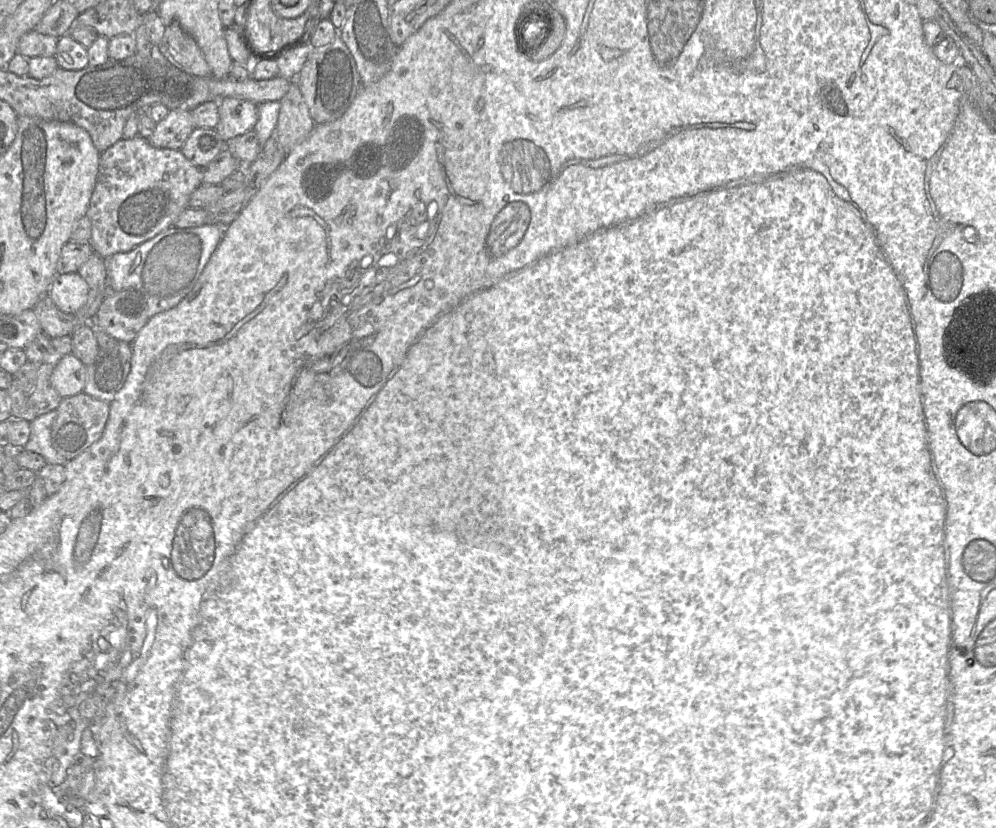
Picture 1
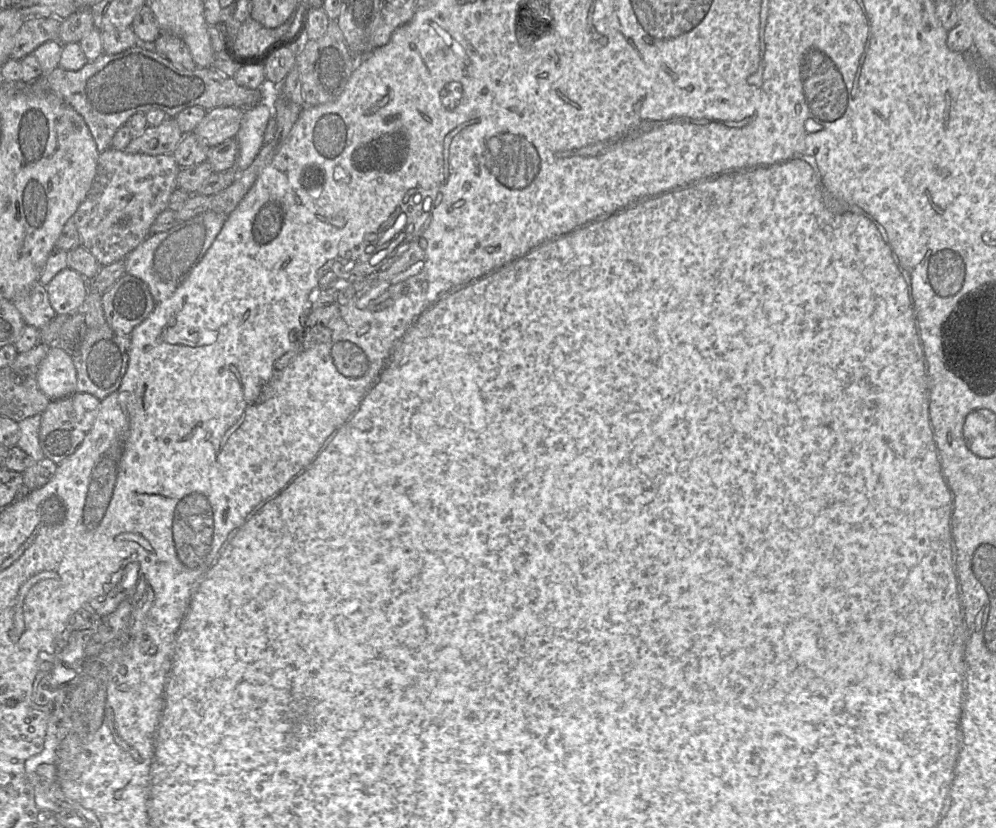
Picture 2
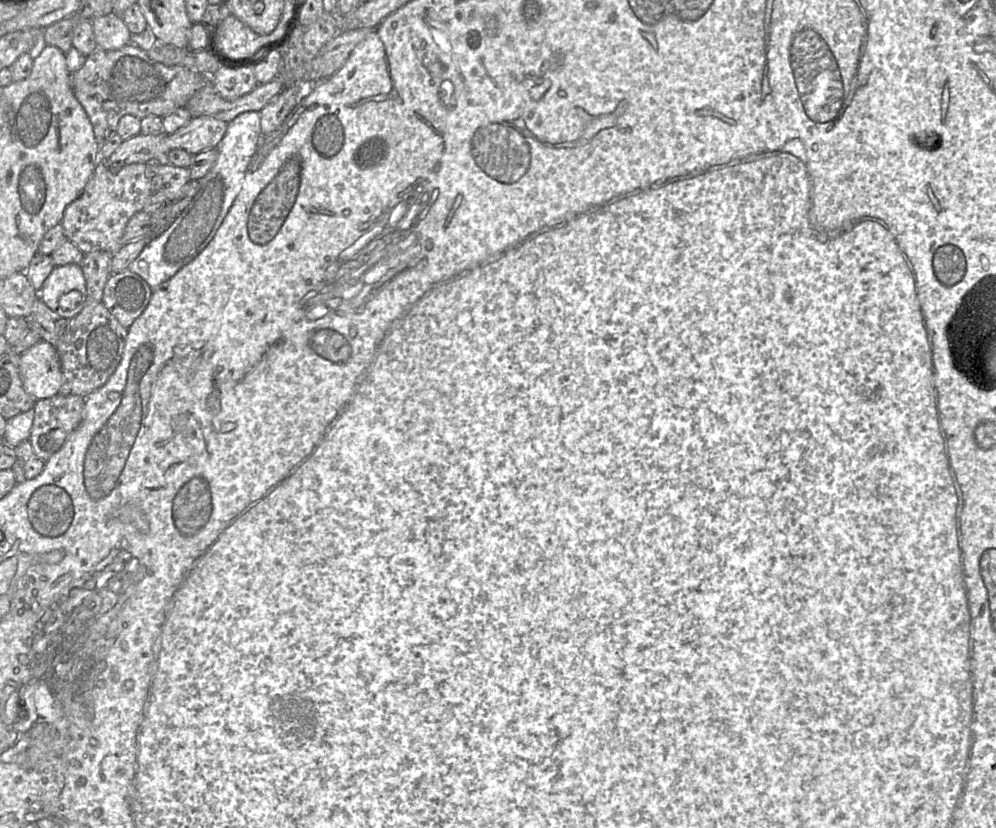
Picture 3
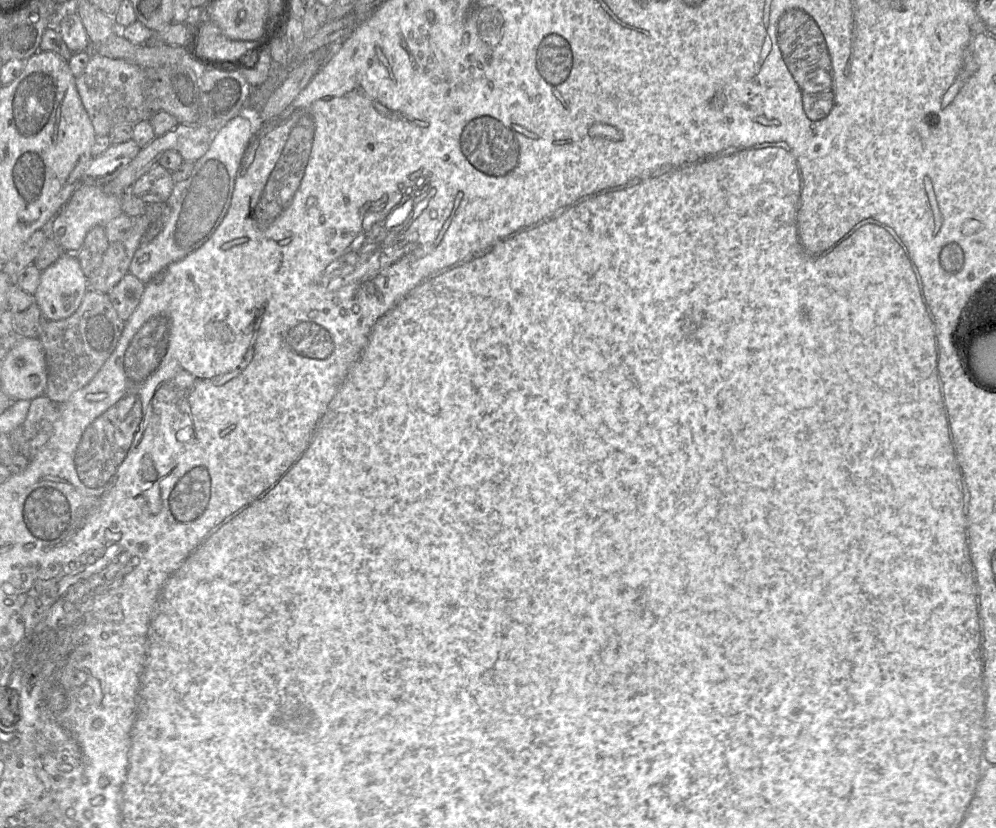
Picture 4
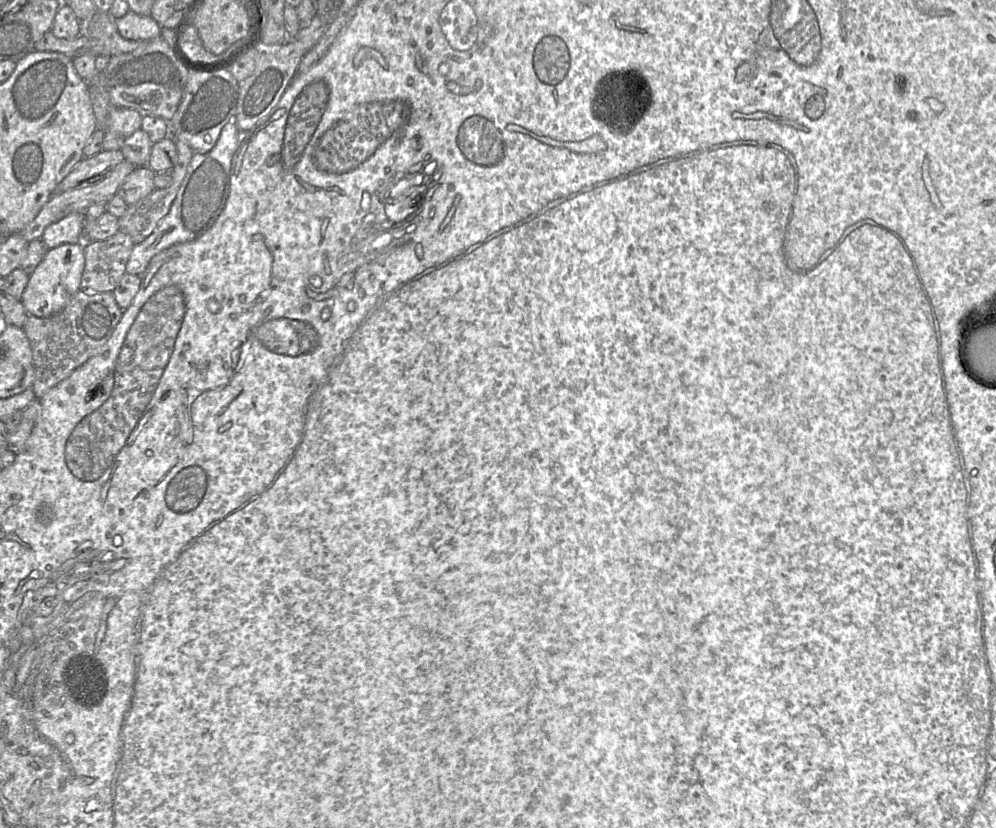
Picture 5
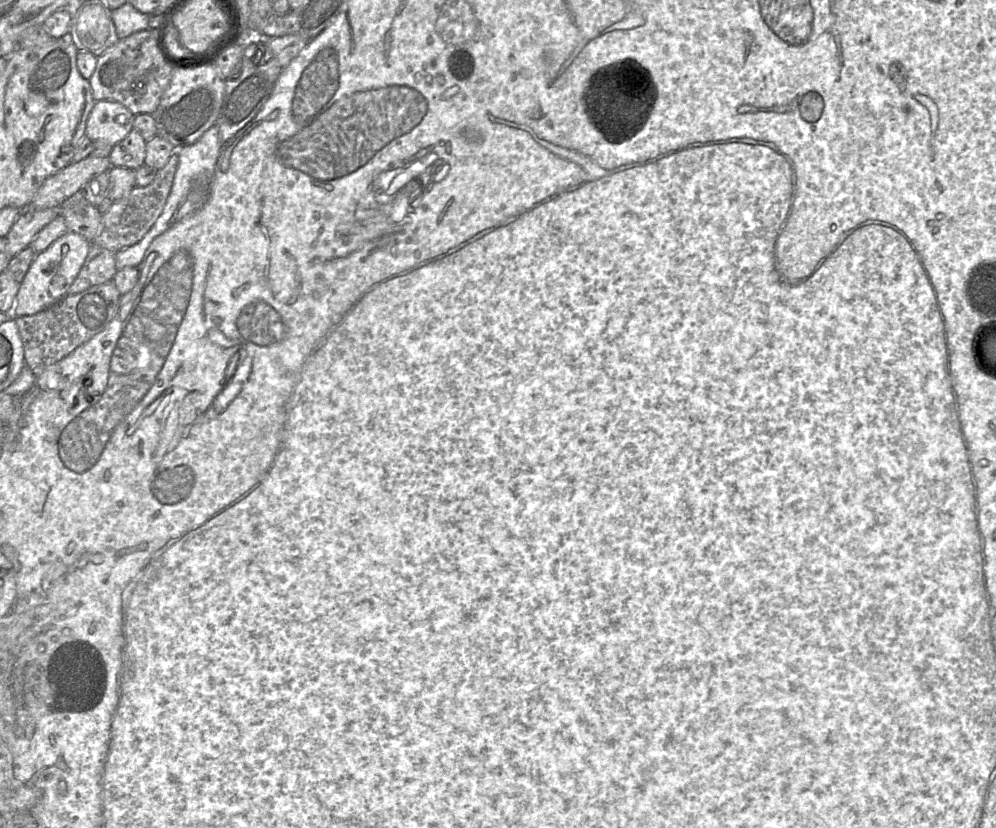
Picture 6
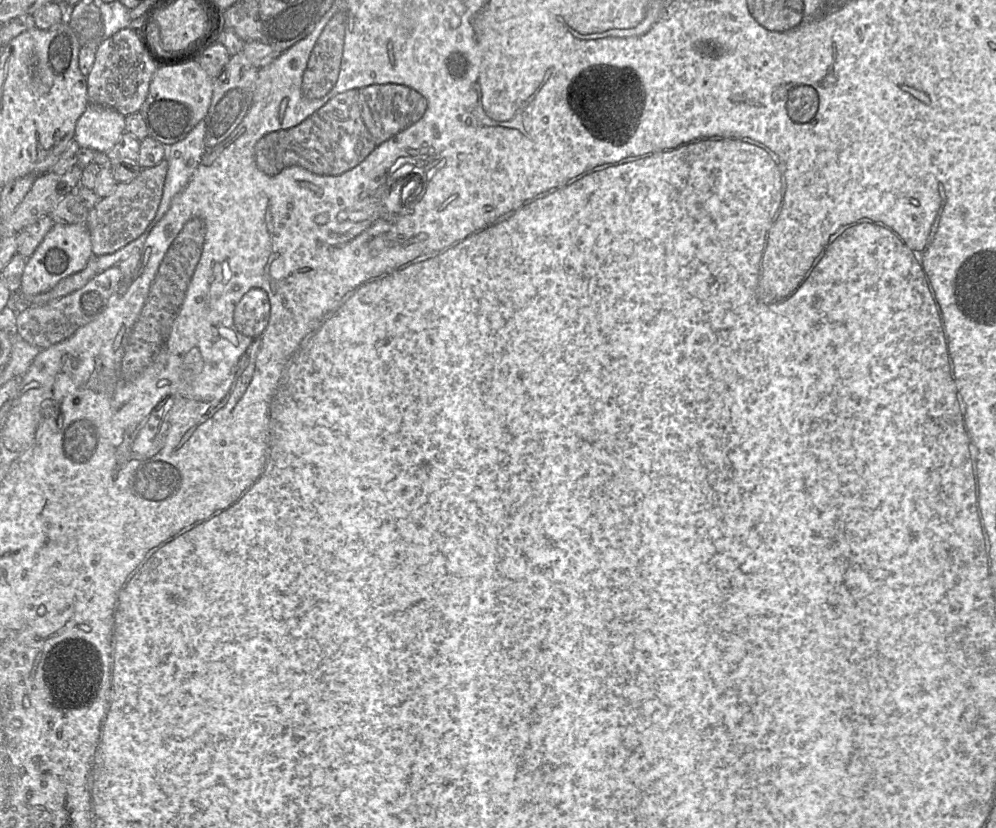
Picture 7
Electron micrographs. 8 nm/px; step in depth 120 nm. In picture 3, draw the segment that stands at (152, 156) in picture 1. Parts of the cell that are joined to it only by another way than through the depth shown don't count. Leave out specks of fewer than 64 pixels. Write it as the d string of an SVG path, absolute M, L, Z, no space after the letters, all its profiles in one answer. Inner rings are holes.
M99 161L82 194L64 211L61 225L66 238L84 254L93 251L118 252L123 246L122 237L127 222L143 210L153 194L151 164L154 163L129 164L113 172L105 161Z

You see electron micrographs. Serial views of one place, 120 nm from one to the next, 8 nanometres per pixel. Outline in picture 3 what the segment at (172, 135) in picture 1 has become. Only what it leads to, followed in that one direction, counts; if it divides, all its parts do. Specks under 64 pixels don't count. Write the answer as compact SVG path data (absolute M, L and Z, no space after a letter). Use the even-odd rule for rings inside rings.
M138 134L124 140L118 149L105 160L107 167L116 172L129 164L163 161L162 139L164 135L166 134Z

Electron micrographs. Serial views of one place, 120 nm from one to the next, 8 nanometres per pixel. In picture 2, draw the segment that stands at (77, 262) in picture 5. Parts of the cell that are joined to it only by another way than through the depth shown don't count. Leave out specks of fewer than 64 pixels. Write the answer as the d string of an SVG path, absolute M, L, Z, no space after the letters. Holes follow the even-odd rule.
M68 267L57 273L46 289L56 314L67 315L80 312L89 291L89 281Z

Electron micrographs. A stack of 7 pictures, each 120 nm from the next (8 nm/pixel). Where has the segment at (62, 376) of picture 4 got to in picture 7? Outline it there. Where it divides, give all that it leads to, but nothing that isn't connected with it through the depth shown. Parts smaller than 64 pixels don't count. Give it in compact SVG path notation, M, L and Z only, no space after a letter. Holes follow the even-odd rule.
M118 266L98 273L85 286L43 306L18 312L14 331L26 342L46 349L72 336L79 328L95 320L107 307L109 299L118 291L123 275Z

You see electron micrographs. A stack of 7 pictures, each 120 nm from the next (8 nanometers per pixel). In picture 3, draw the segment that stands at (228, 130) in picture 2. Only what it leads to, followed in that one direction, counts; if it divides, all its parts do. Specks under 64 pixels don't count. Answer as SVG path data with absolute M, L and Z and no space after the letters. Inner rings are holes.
M211 116L192 118L185 126L162 139L163 159L173 149L184 149L191 155L216 148L224 137L227 125L225 121Z

